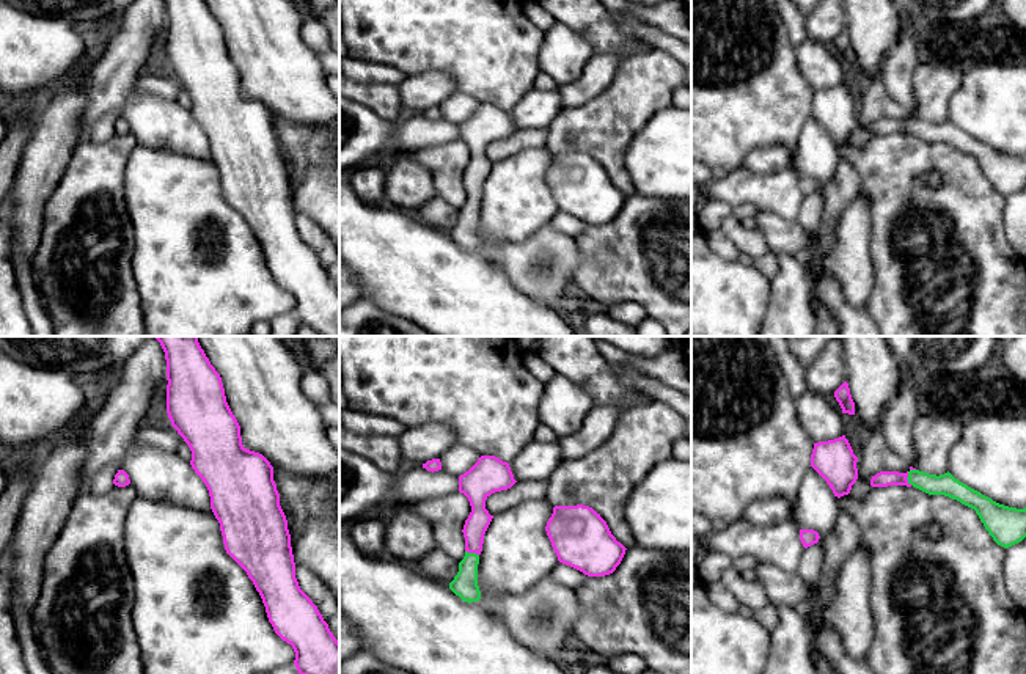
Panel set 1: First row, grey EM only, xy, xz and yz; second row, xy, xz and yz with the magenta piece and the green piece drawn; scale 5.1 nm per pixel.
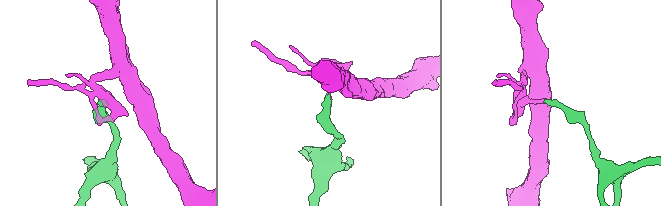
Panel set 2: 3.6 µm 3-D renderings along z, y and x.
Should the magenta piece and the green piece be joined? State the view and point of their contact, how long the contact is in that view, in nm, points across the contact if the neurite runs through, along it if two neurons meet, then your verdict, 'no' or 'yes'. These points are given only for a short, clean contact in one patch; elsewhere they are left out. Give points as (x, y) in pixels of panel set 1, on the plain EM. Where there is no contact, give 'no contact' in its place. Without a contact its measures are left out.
meets magenta in yz at (907, 123); contact 90 nm long; border along yz (915, 117), (907, 123), (908, 132); no

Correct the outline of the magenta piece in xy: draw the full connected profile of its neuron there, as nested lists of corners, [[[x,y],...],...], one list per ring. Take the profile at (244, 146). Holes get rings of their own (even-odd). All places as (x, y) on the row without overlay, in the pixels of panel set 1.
[[[165,0],[165,8],[167,61],[192,99],[192,116],[209,138],[226,201],[253,229],[275,281],[292,294],[299,322],[322,336],[339,336],[339,289],[295,226],[291,182],[273,115],[262,102],[242,93],[240,74],[226,50],[222,25],[204,0]]]

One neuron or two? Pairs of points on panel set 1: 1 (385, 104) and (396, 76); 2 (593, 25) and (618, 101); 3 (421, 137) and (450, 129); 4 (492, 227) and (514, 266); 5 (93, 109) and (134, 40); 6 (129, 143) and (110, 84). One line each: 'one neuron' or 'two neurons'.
1: two neurons
2: two neurons
3: one neuron
4: two neurons
5: one neuron
6: two neurons

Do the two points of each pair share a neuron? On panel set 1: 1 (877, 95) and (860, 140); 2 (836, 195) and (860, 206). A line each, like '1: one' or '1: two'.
1: one
2: two

